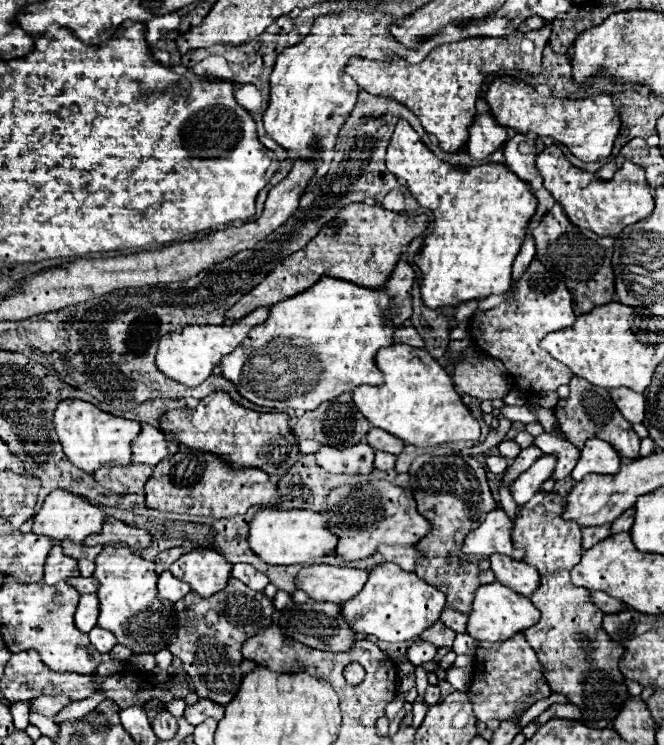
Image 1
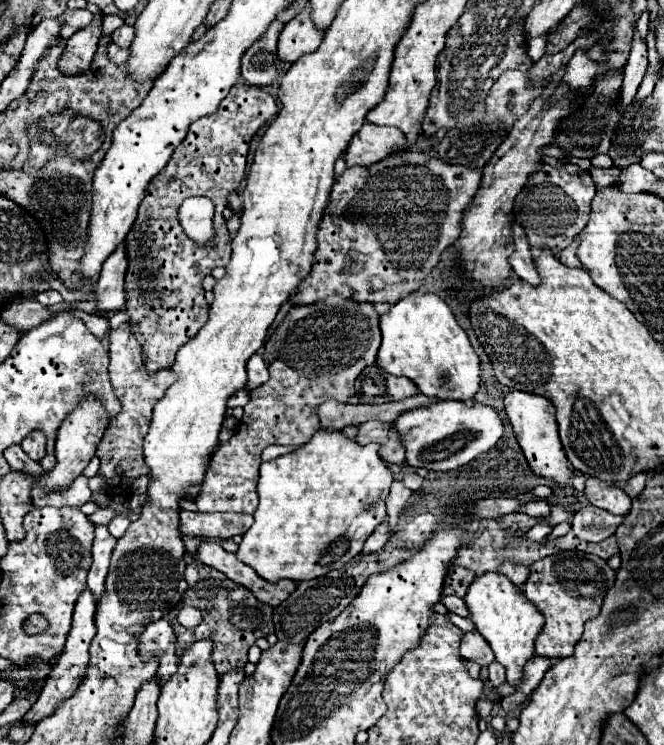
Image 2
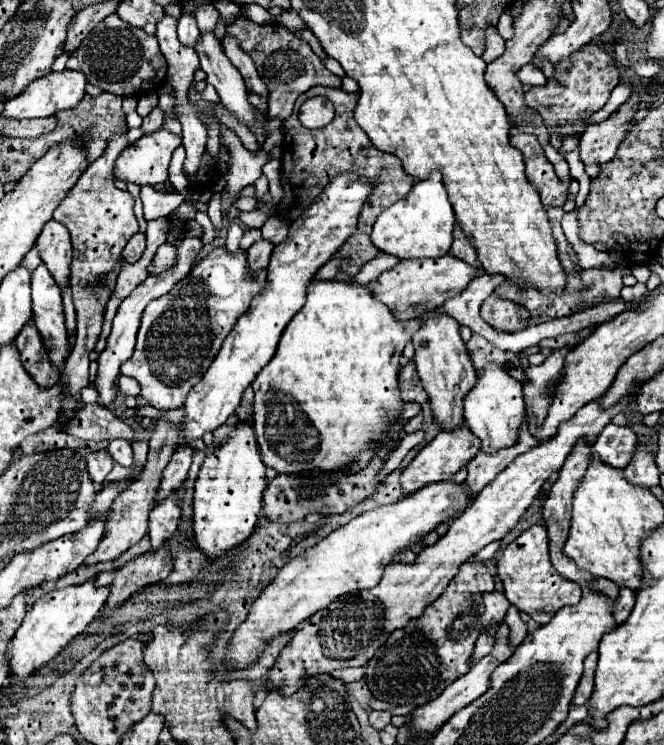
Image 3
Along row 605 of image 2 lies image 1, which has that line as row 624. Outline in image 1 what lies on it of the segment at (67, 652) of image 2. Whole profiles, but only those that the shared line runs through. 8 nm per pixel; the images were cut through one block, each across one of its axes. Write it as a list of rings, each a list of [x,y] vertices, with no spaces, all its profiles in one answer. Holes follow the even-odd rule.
[[[84,594],[80,598],[80,602],[78,602],[78,610],[76,610],[74,622],[76,622],[76,626],[82,632],[90,632],[92,626],[96,624],[96,620],[98,620],[98,614],[100,614],[98,596],[96,594]]]

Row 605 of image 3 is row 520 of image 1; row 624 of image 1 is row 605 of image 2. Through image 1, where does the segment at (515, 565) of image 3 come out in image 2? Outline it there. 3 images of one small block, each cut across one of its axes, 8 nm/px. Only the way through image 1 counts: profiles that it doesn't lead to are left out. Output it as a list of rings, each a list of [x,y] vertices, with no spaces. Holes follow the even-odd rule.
[[[560,552],[538,560],[530,572],[530,578],[522,586],[524,596],[546,618],[544,630],[536,640],[536,654],[556,660],[568,658],[582,638],[584,624],[598,616],[606,592],[614,586],[614,570],[606,564],[606,560],[594,554]]]

